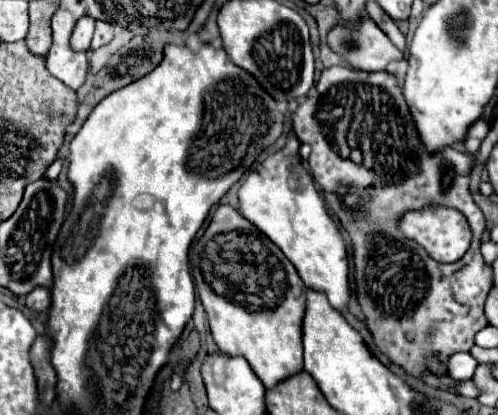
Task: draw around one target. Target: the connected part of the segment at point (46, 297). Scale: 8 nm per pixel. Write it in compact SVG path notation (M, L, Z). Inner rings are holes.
M36 287L32 289L32 293L26 295L26 307L34 309L34 311L46 311L52 305L52 297L50 297L50 289L46 287Z

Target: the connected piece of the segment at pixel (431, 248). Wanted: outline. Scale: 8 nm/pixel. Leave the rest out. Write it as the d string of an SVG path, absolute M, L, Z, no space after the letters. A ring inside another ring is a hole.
M426 205L422 209L404 211L404 215L398 217L398 229L412 241L416 241L420 247L426 249L426 253L436 259L438 263L454 263L458 261L472 243L472 229L468 225L468 219L464 213L452 207L444 205Z

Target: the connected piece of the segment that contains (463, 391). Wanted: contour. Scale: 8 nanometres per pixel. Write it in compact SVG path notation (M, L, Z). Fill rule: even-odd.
M472 380L458 381L455 385L455 391L468 398L477 398L479 395Z

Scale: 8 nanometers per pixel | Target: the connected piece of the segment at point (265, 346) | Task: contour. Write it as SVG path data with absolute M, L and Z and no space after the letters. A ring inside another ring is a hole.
M218 205L208 229L192 245L190 251L192 277L206 309L210 331L218 349L226 355L244 357L254 373L260 377L264 387L272 389L284 379L300 373L304 369L304 347L302 347L302 317L306 313L306 287L298 277L296 269L290 265L286 255L248 219L244 219L234 207Z

